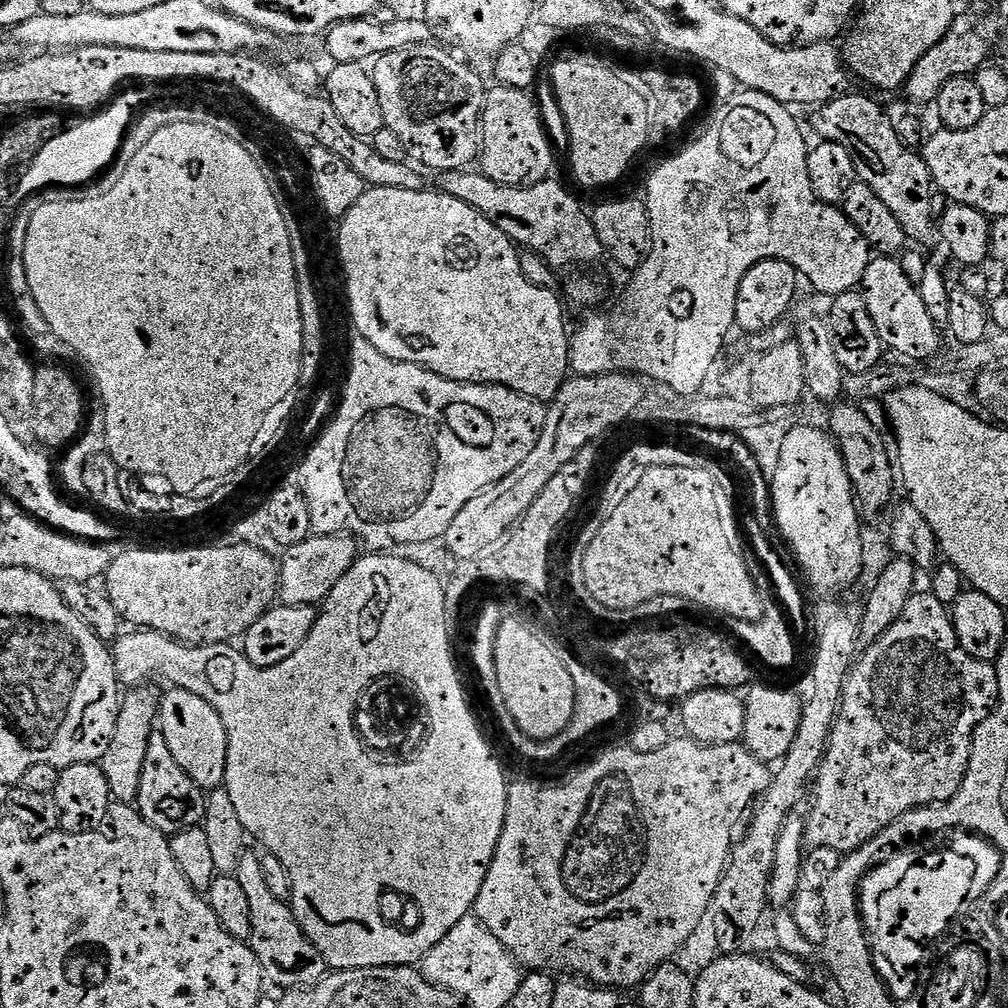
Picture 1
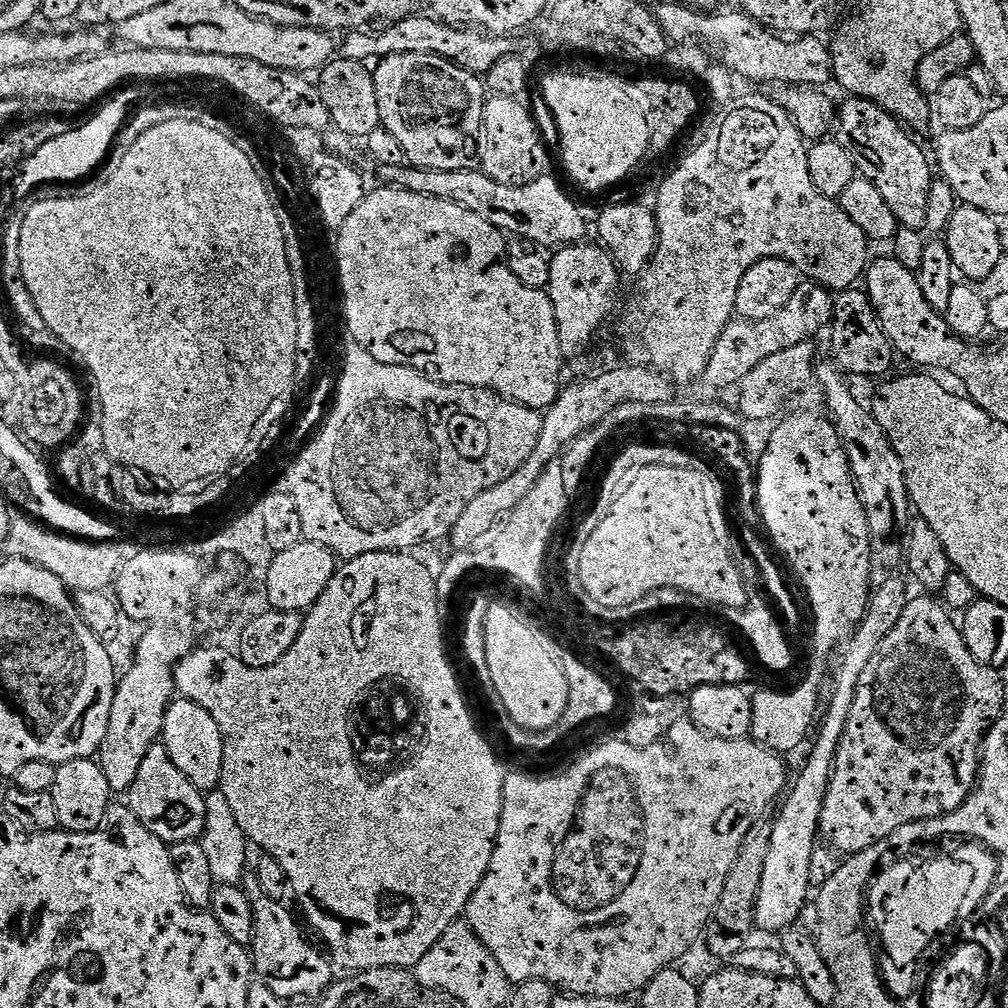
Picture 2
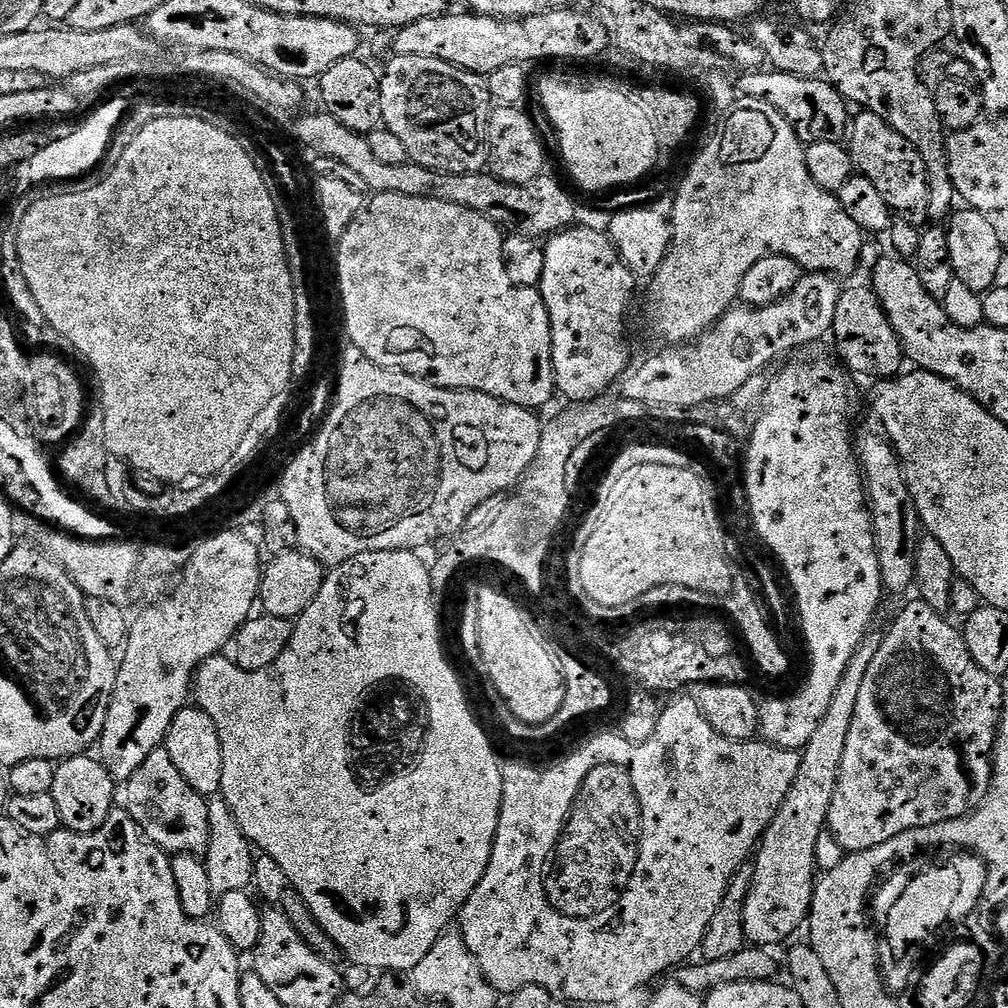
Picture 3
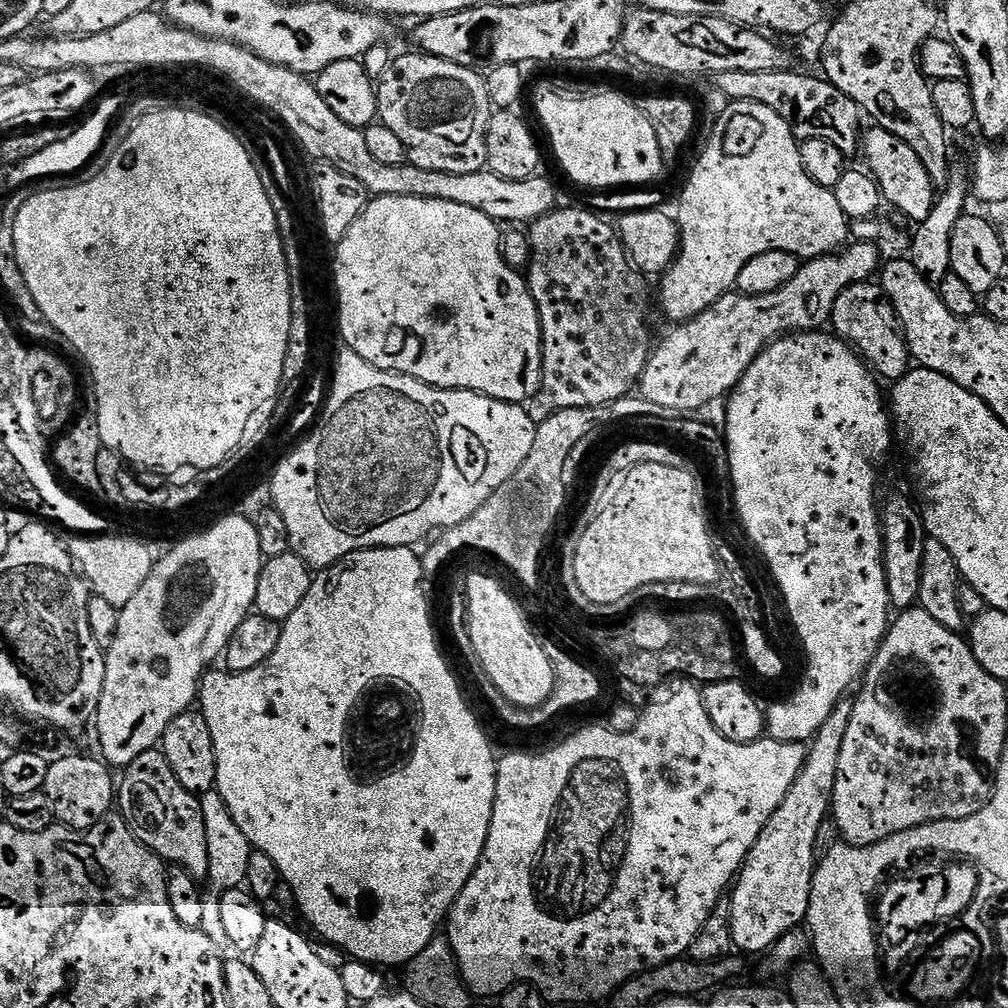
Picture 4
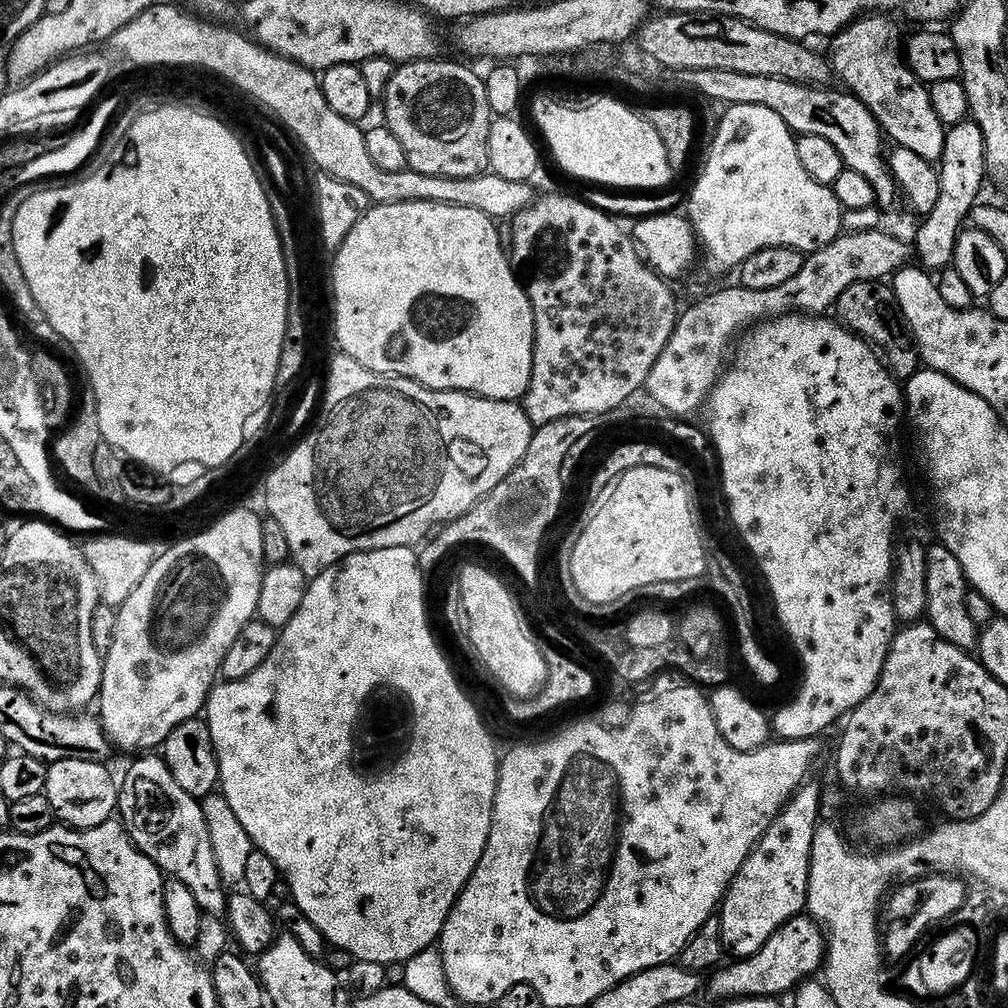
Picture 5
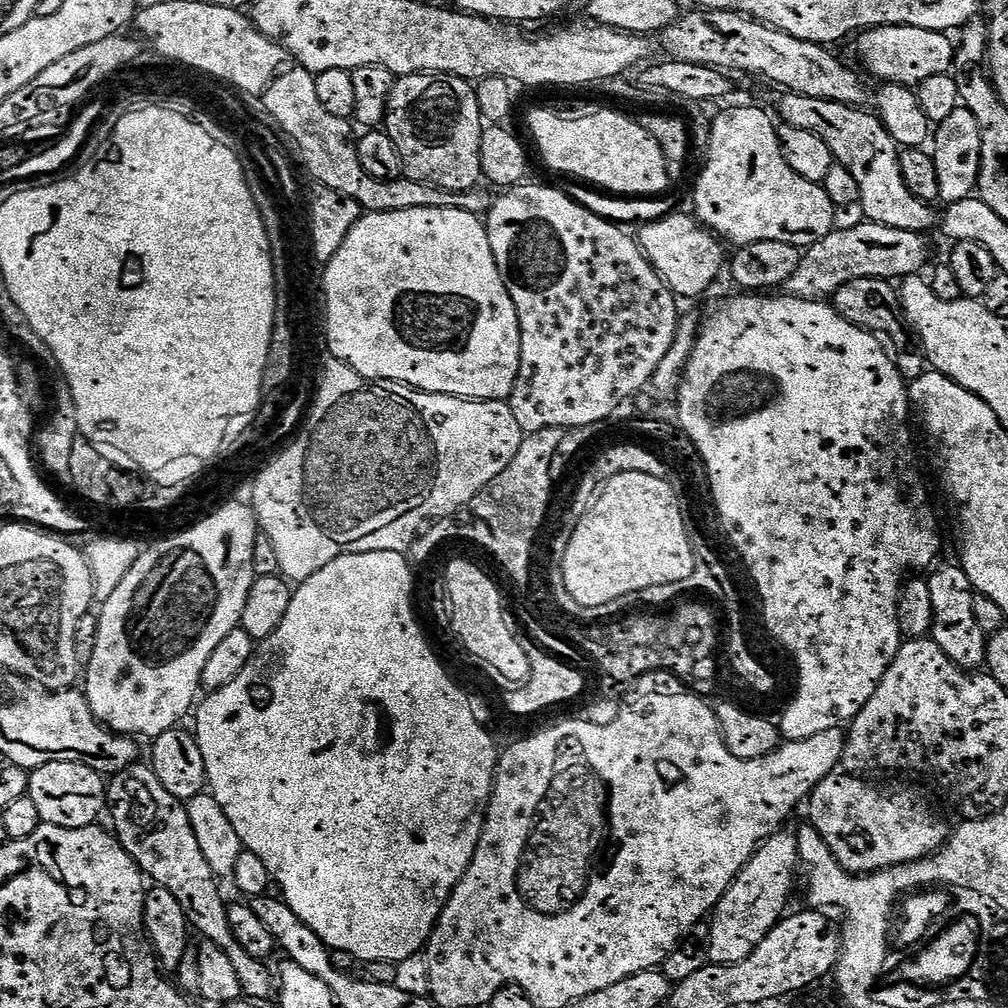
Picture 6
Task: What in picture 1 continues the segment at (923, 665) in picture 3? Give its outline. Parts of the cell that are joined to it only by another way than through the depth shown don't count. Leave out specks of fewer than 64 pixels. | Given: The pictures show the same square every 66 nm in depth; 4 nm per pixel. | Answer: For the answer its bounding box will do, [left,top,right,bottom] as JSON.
[804,591,999,854]

